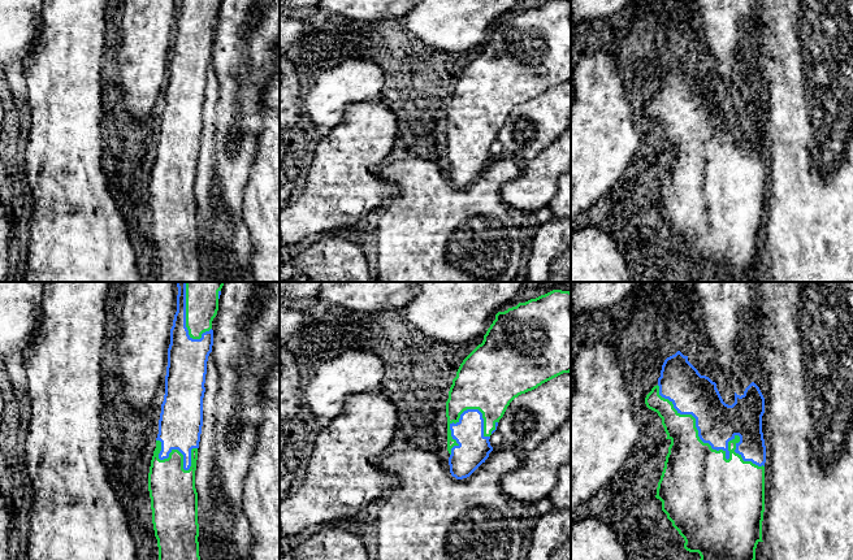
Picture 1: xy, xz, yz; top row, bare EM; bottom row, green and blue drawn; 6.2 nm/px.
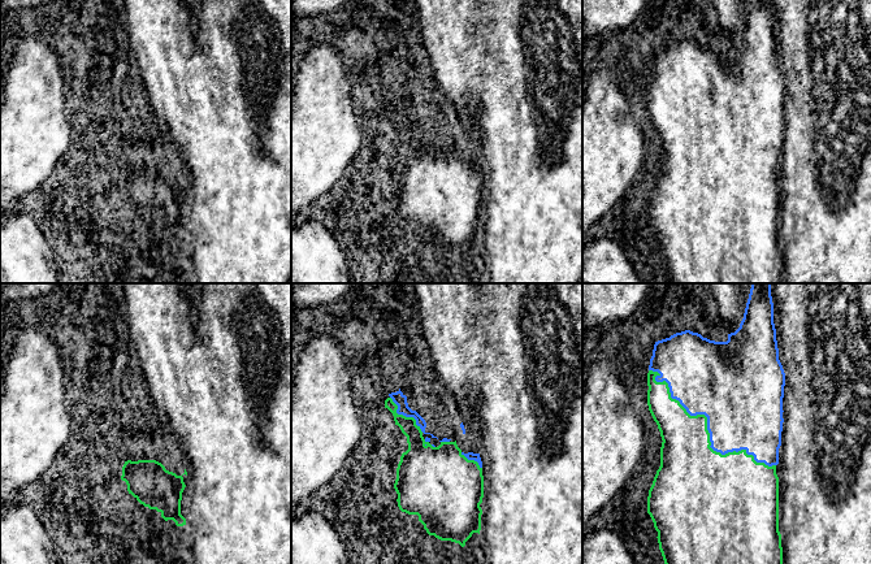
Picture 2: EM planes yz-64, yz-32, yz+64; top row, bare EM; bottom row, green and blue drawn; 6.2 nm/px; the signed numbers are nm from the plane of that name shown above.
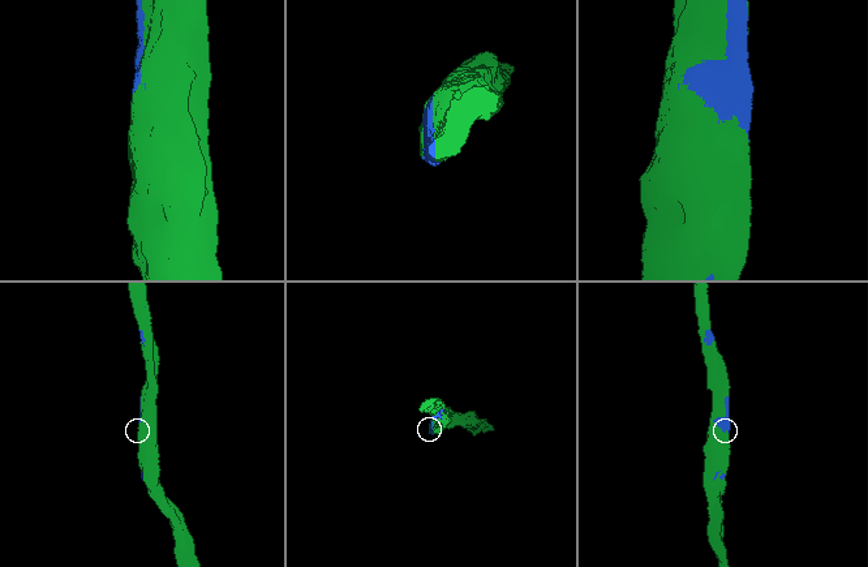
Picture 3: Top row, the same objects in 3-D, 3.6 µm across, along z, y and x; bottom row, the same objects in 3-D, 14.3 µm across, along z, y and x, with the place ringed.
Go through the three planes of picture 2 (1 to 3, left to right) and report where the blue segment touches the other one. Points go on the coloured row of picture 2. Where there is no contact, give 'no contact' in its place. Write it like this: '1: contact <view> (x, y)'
1: no contact
2: contact yz-32 (404, 416)
3: contact yz+64 (706, 426)

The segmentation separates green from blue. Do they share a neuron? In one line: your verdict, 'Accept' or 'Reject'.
Accept

